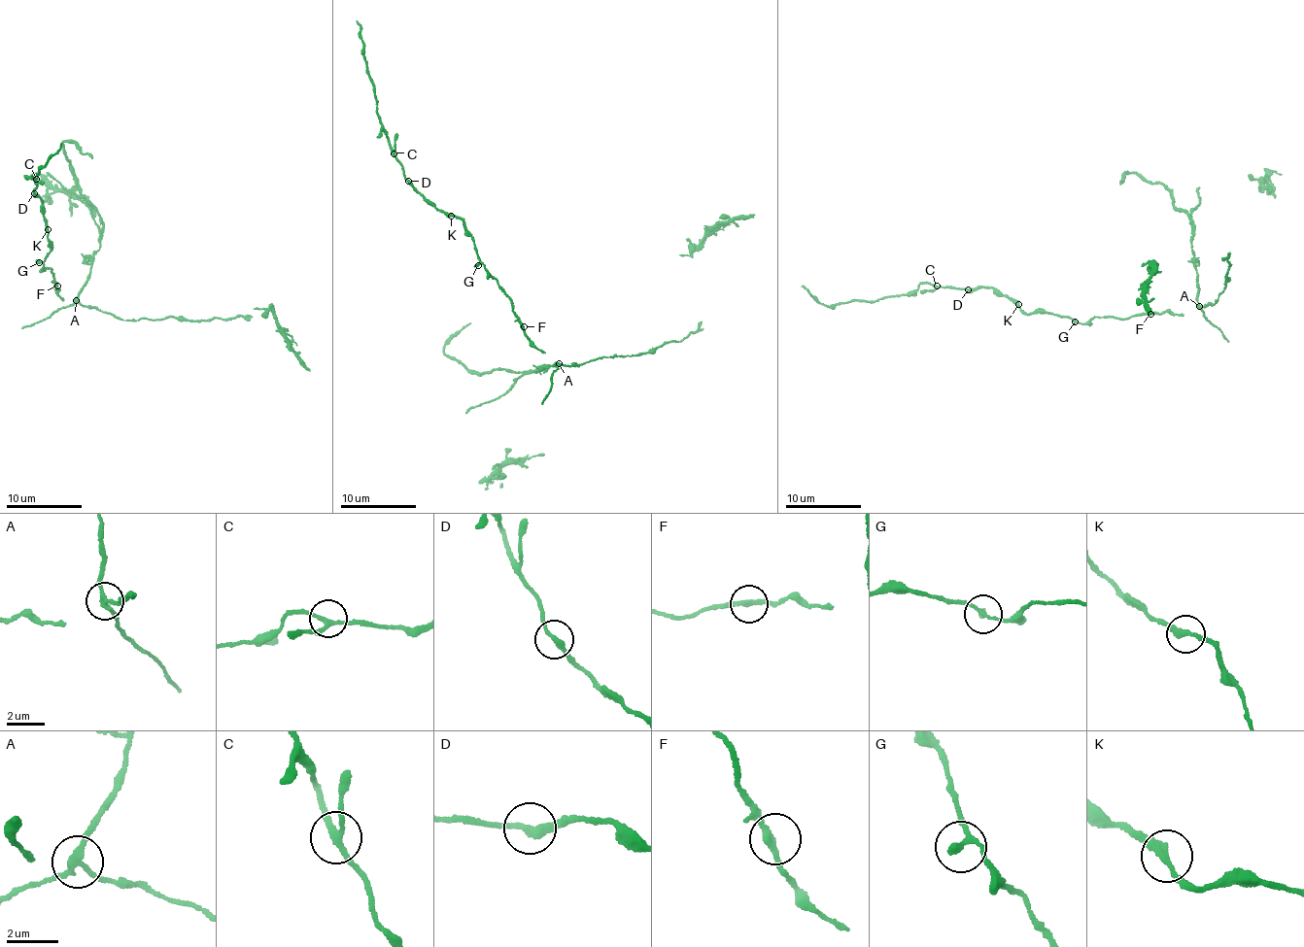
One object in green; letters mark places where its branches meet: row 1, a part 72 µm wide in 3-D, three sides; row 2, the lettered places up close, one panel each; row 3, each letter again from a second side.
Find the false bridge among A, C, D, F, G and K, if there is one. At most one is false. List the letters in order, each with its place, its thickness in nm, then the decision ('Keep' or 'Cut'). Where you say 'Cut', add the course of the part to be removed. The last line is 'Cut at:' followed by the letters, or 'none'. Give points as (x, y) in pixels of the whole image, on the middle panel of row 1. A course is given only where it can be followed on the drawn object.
A: Place: (559, 363). Thickness 200 nm. Cut. Course of the part to remove: (558, 364), (543, 367), (545, 364), (528, 372), (495, 369), (474, 373), (444, 352), (446, 340), (471, 323)
C: Place: (394, 153). Thickness 200 nm. Keep
D: Place: (408, 181). Thickness 280 nm. Keep
F: Place: (524, 326). Thickness 240 nm. Keep
G: Place: (478, 265). Thickness 240 nm. Keep
K: Place: (451, 216). Thickness 260 nm. Keep
Cut at: A

